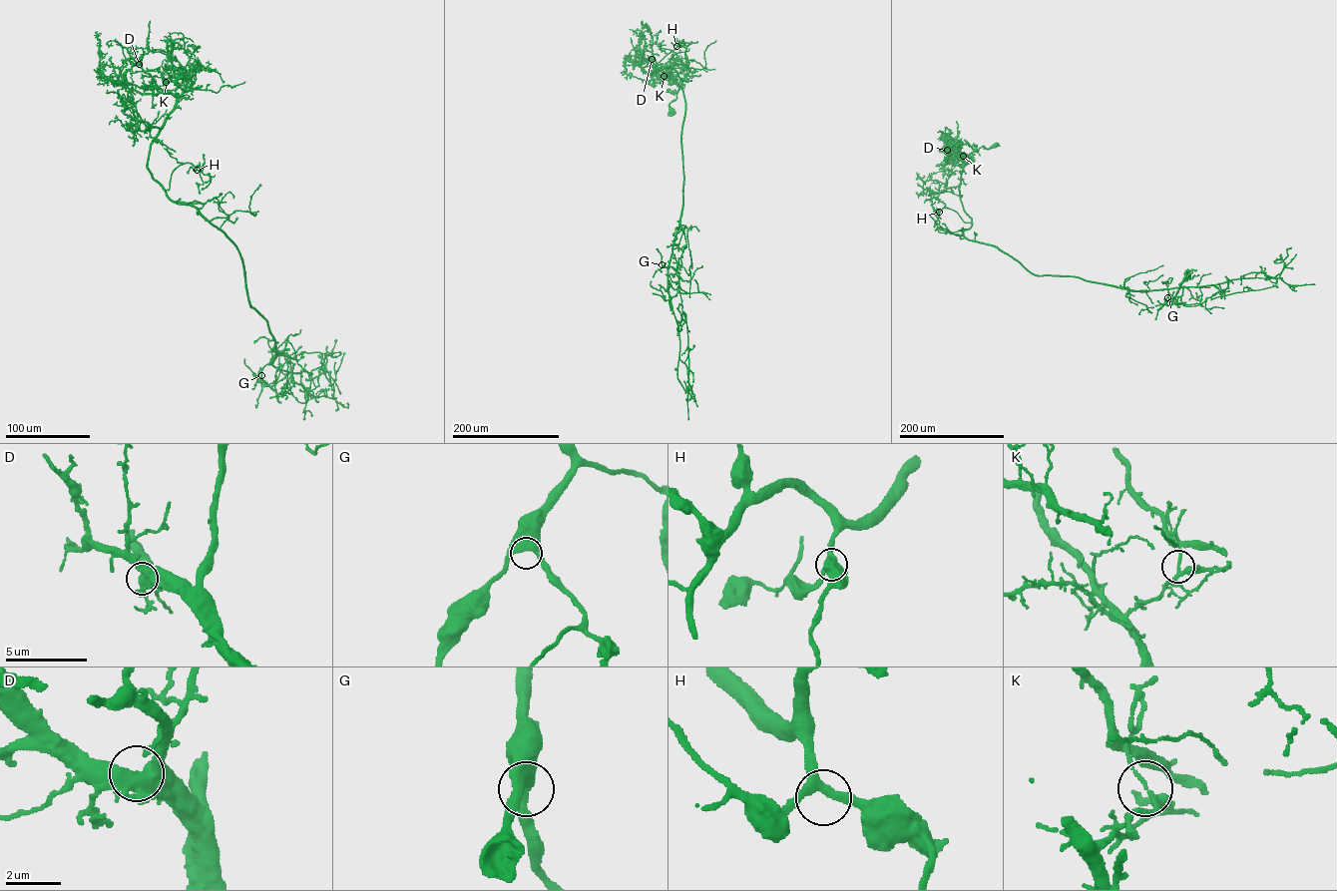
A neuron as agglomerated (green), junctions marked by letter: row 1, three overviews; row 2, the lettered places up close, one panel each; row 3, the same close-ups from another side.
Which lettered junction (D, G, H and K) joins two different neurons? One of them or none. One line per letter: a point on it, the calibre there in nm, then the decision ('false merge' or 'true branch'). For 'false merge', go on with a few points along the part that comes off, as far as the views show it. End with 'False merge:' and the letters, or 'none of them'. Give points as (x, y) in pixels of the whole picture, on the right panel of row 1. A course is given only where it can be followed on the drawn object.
D: (947, 150) | 460 nm | true branch
G: (1167, 297) | 440 nm | true branch
H: (939, 212) | 280 nm | true branch
K: (963, 156) | 160 nm | false merge
False merge: K

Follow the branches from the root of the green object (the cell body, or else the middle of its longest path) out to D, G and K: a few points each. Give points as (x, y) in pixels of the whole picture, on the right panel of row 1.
D: (994, 145), (975, 150), (969, 154), (965, 165), (961, 159), (947, 150)
G: (994, 145), (975, 150), (963, 165), (967, 238), (997, 246), (1037, 274), (1167, 289), (1167, 297)
K: (994, 145), (975, 150), (969, 154), (965, 165), (963, 157)

